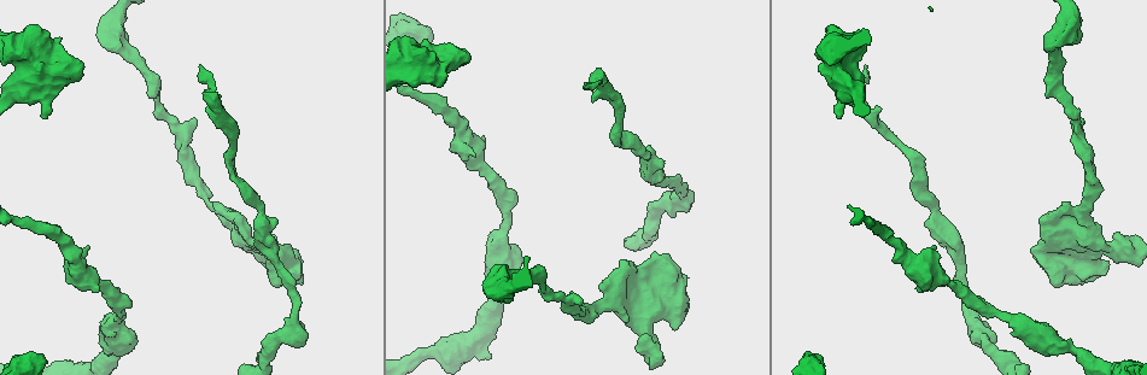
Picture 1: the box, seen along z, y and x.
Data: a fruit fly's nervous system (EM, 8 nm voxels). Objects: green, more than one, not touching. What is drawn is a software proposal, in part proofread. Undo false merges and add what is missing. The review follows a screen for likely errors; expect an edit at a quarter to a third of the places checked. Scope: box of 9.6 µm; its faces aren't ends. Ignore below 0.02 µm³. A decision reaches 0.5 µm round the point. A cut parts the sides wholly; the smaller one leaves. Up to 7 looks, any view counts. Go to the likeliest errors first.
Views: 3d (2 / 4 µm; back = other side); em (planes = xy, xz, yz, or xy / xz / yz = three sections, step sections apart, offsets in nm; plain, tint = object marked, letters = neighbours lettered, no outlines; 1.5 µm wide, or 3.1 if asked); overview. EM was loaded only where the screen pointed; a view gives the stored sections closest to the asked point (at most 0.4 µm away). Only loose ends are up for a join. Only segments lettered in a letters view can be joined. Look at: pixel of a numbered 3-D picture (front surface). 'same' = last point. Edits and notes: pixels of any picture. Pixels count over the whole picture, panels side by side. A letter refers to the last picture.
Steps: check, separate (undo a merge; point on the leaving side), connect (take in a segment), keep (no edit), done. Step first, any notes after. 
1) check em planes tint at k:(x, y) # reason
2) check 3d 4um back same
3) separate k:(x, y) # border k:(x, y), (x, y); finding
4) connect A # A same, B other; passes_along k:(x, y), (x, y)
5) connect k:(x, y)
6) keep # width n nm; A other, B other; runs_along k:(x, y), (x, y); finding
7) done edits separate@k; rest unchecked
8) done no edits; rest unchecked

check em planes letters at 1:(202, 67) # an open end

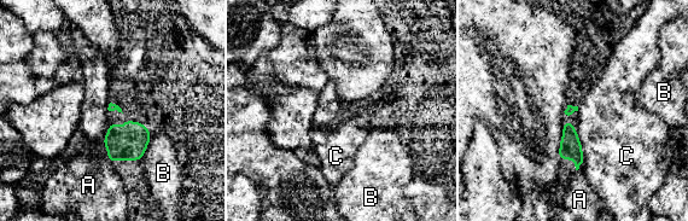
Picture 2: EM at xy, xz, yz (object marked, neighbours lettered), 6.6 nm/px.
keep # longest_contact C 240 nm; A other, B other, C other; border 2:(576, 128), (583, 162); none of them fits

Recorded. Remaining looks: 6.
check 3d 2um at 1:(934, 248) # stops while still wide

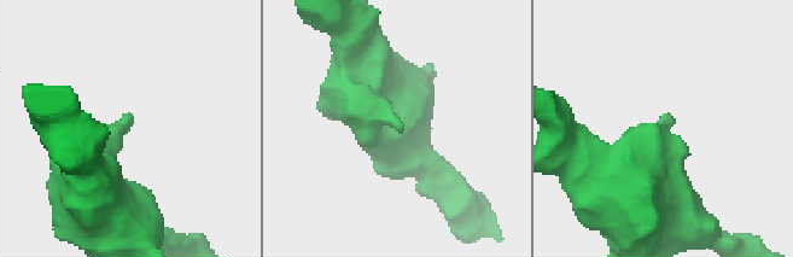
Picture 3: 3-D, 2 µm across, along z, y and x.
check em planes letters at 3:(673, 119) # now the EM

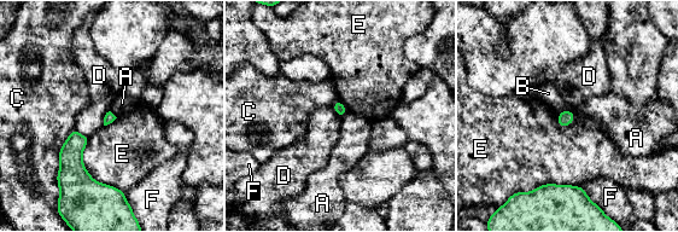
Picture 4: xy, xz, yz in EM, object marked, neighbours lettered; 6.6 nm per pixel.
keep # A other, B other, C other, D other, E other, F other; no lettered segment goes on from it

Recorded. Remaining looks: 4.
check em planes letters at 1:(655, 261) # calibre changes

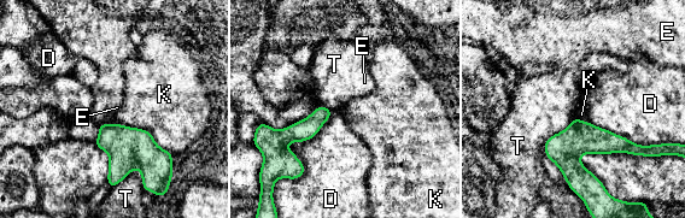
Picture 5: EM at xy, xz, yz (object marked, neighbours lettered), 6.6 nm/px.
keep # width 220 nm; longest_contact D 420 nm; D other, E other, K other, T other; all the same neuron

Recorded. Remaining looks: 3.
done no edits; rest unchecked

